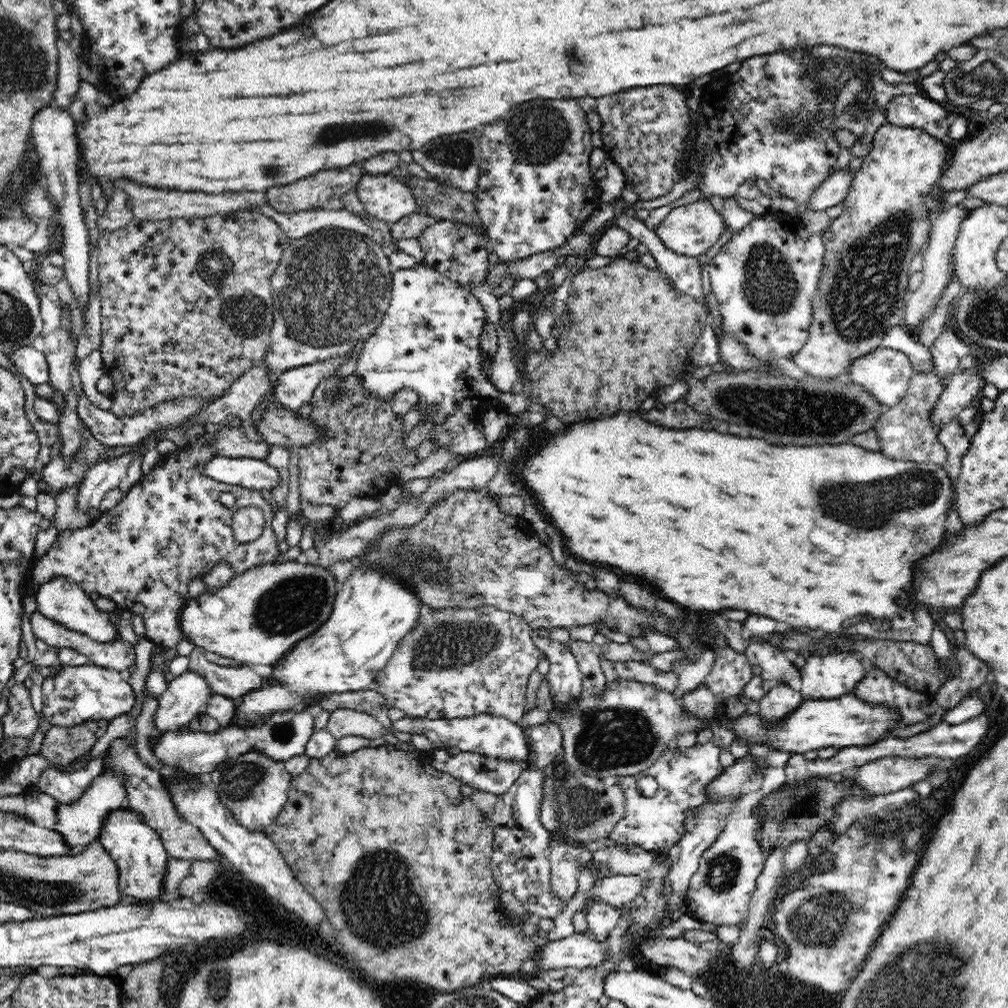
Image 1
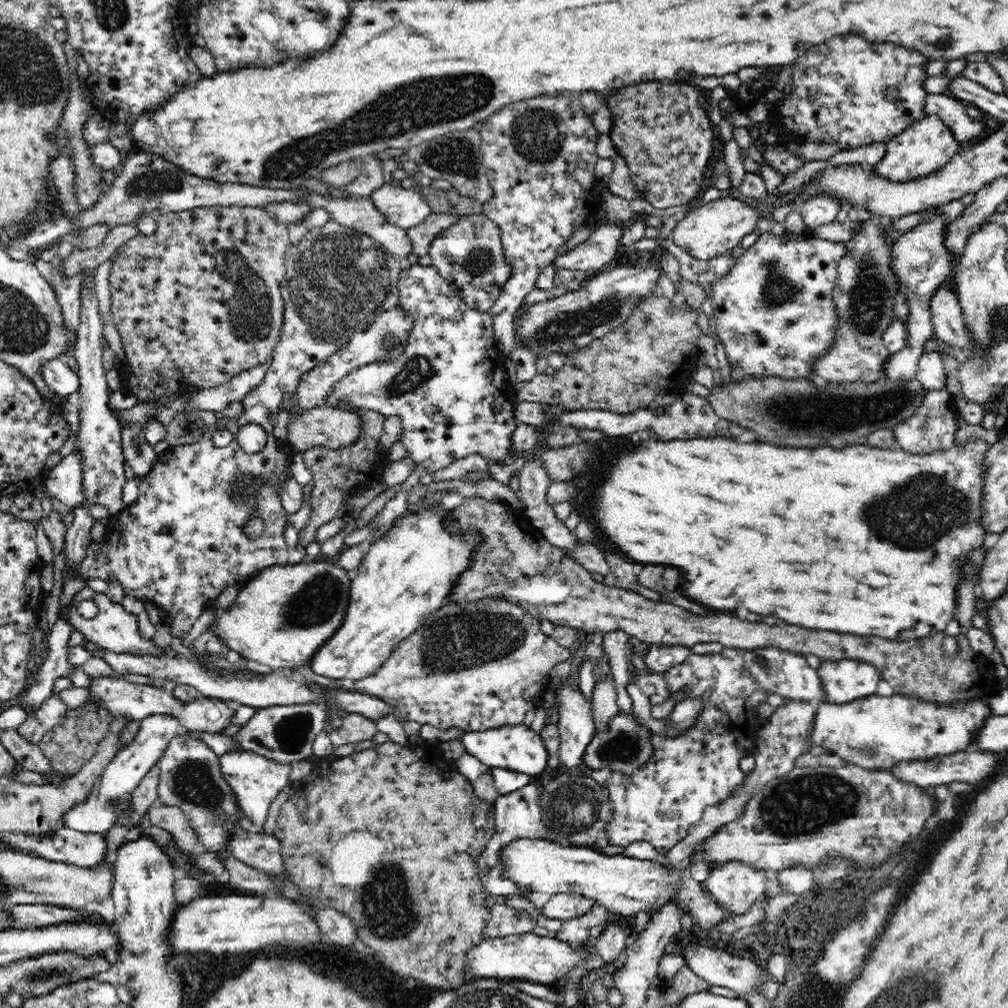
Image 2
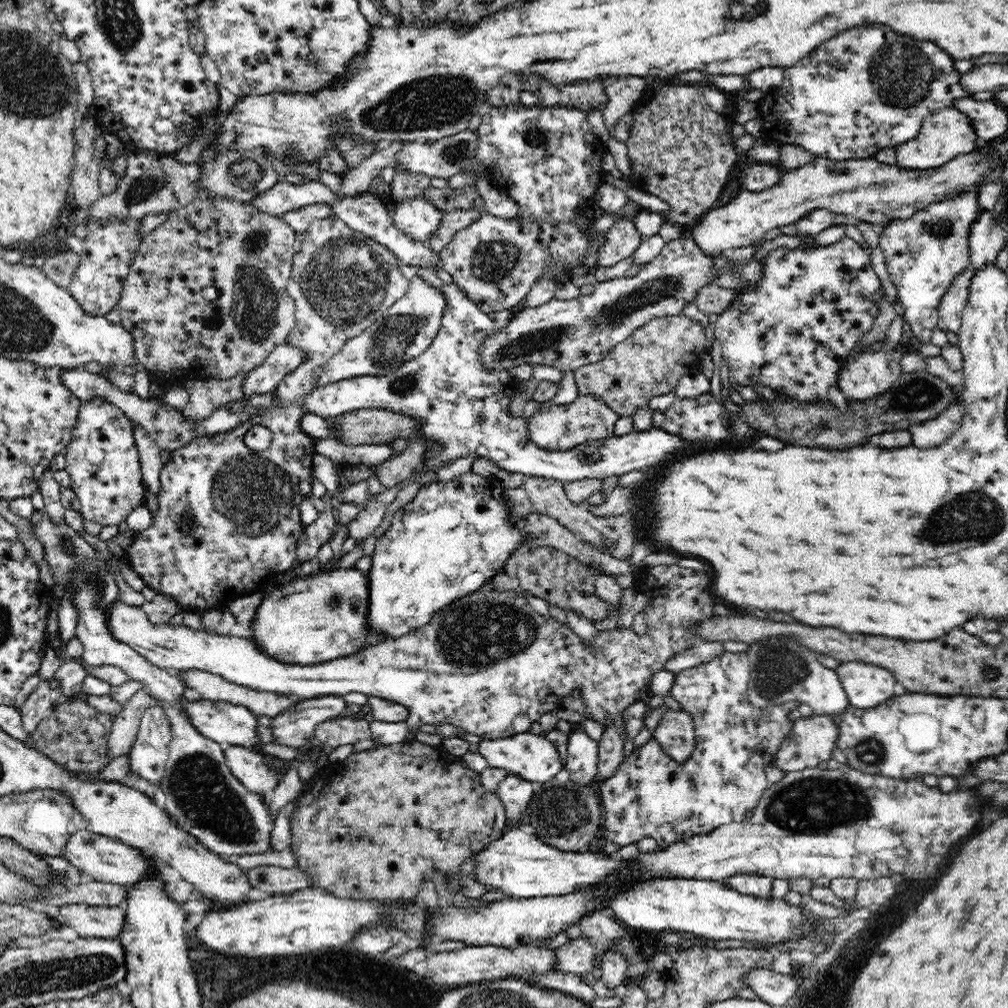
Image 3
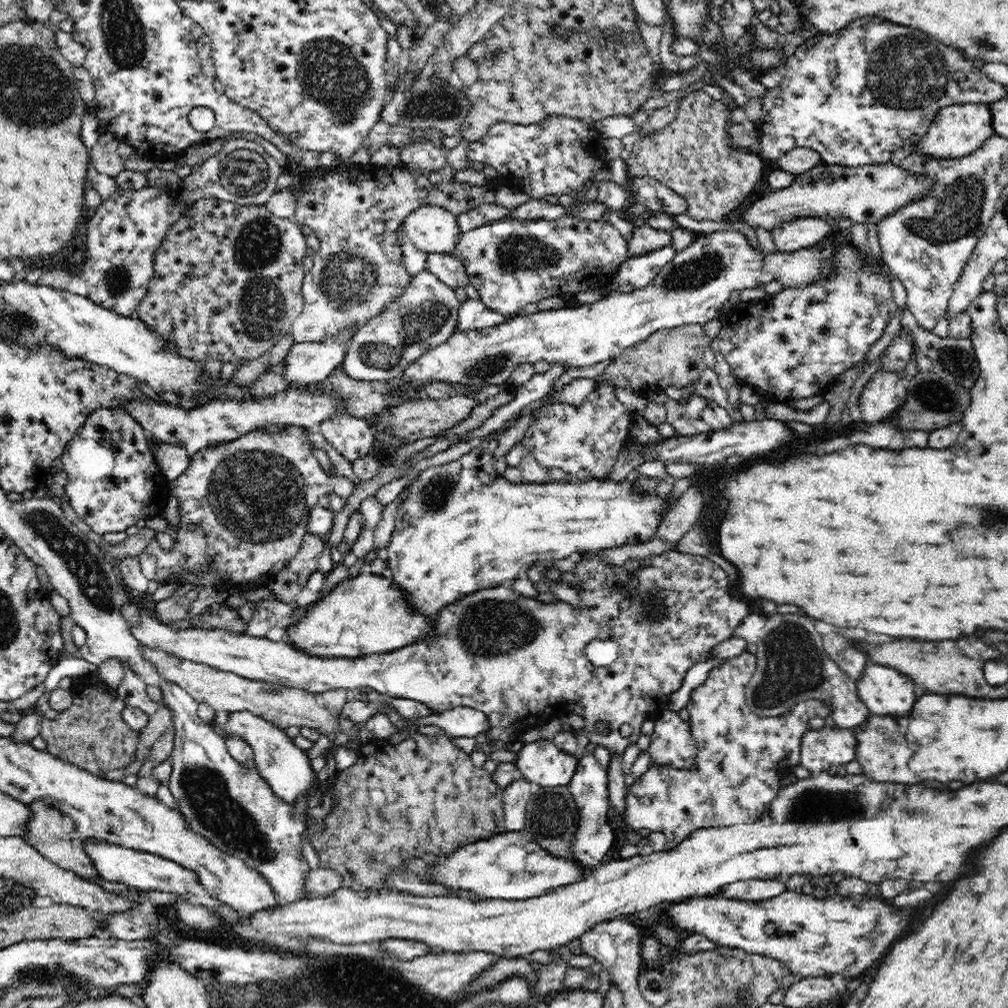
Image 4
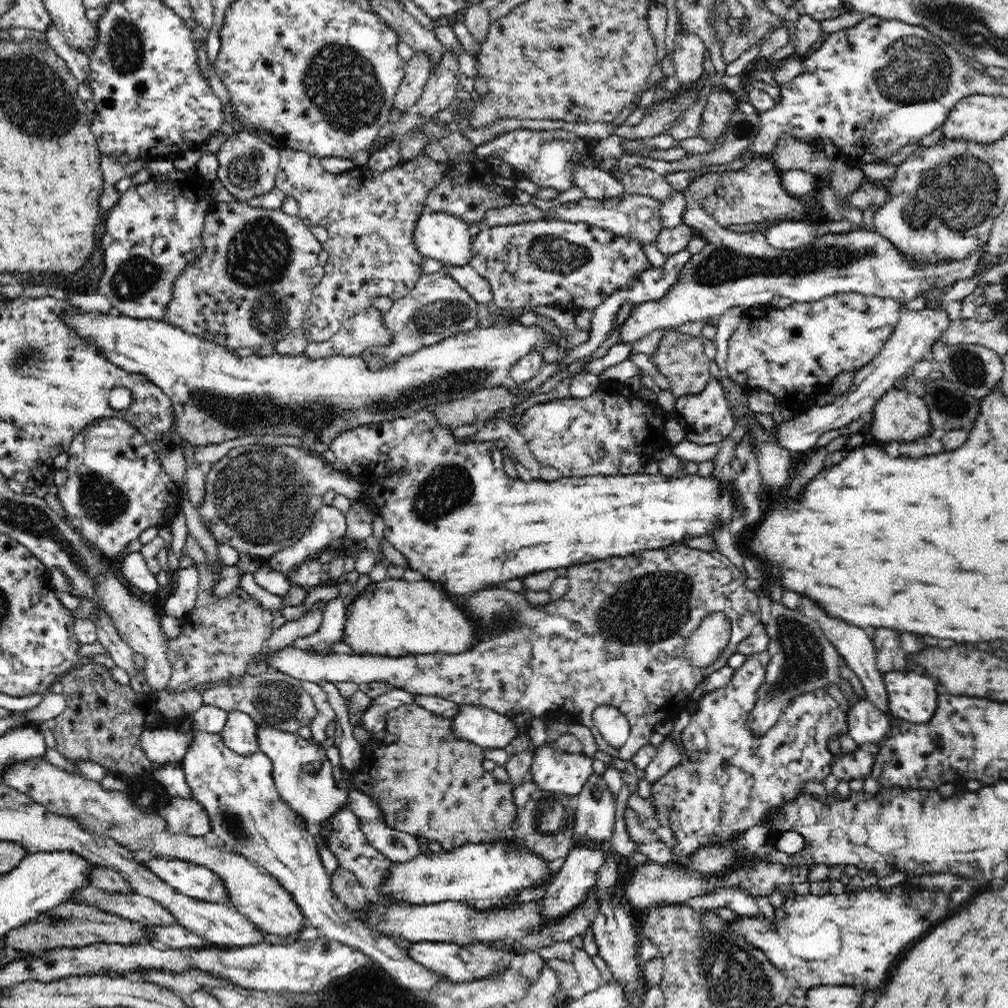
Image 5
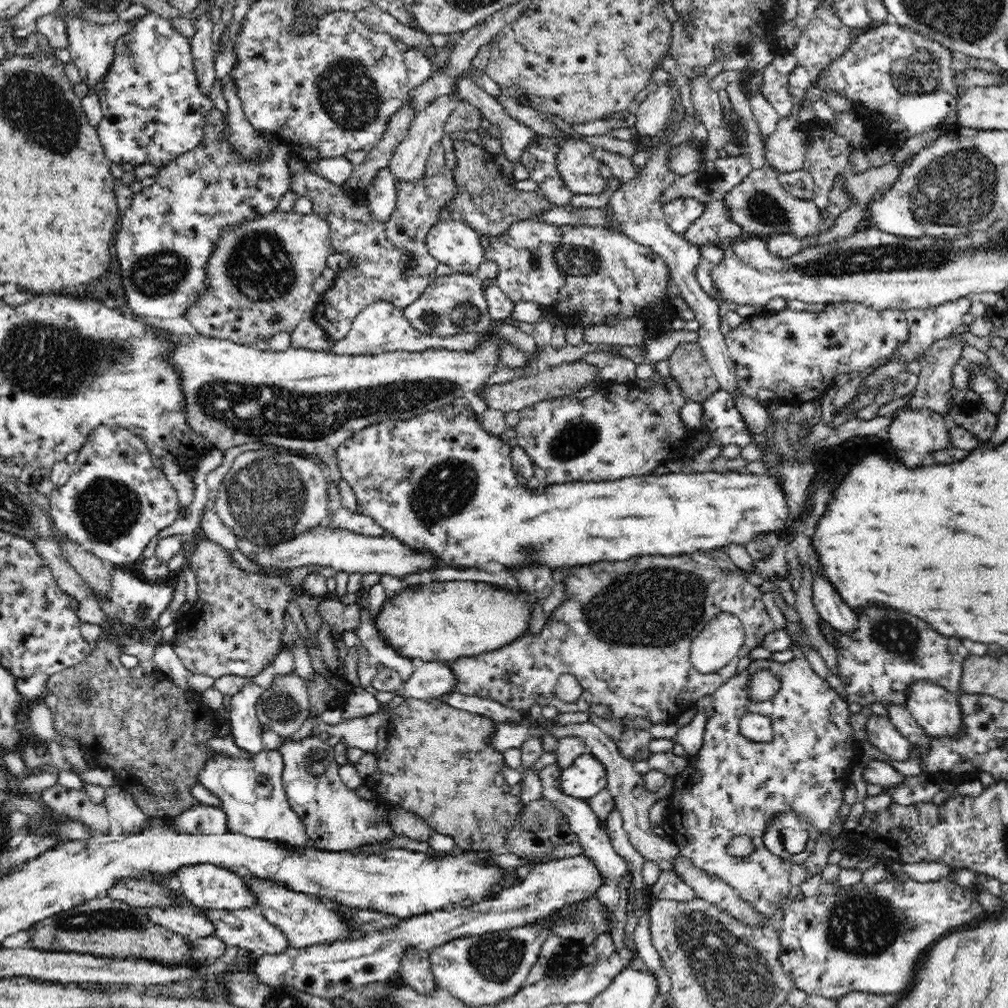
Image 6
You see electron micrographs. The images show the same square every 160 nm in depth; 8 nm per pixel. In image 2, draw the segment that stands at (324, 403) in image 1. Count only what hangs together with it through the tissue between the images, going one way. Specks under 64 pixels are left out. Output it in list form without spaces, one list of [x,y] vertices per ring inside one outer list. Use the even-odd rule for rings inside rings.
[[[344,401],[336,405],[335,408],[360,414],[361,422],[364,422],[365,433],[362,434],[362,438],[358,442],[352,445],[343,446],[339,449],[313,447],[302,455],[303,461],[312,474],[312,481],[307,488],[307,499],[309,499],[312,512],[309,522],[299,533],[299,545],[304,548],[308,543],[315,541],[317,530],[323,524],[342,514],[344,509],[342,496],[351,494],[361,487],[371,487],[372,482],[378,482],[378,479],[382,477],[382,471],[387,465],[384,461],[384,455],[382,455],[382,449],[378,447],[386,416],[373,410],[354,407],[354,405]]]

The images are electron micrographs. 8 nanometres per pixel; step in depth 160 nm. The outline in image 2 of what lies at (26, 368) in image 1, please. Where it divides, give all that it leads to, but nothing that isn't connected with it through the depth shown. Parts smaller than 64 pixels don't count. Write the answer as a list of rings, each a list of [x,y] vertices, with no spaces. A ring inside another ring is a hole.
[[[53,358],[46,361],[41,366],[41,373],[45,380],[44,385],[61,398],[79,390],[79,376],[64,360]]]

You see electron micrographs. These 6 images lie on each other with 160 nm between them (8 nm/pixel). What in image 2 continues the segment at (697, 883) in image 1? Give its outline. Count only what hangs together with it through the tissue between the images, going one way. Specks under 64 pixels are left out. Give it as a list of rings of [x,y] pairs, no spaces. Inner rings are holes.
[[[728,861],[709,871],[708,878],[701,882],[701,886],[721,903],[722,910],[736,916],[748,912],[764,894],[769,876],[769,873],[740,861]]]

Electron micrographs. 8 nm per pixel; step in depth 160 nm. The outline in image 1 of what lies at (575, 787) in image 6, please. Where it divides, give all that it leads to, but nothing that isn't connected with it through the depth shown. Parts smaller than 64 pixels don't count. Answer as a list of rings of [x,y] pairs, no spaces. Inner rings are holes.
[[[480,714],[472,718],[454,718],[453,721],[446,718],[429,720],[428,718],[411,718],[404,716],[402,720],[392,723],[392,731],[408,732],[410,734],[423,734],[427,736],[436,749],[446,751],[449,748],[458,748],[462,752],[474,752],[476,754],[490,755],[498,759],[508,759],[516,763],[526,765],[530,756],[529,739],[519,723],[507,720],[504,717]]]

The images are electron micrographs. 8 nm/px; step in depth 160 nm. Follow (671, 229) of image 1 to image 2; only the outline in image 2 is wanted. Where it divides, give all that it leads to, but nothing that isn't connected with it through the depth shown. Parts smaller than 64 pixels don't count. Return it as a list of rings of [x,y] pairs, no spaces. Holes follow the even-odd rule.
[[[726,195],[726,200],[714,200],[690,209],[674,226],[674,230],[670,232],[670,239],[690,256],[710,260],[738,246],[744,236],[752,234],[752,230],[756,228],[756,220],[760,216],[760,212],[754,212],[744,202]]]

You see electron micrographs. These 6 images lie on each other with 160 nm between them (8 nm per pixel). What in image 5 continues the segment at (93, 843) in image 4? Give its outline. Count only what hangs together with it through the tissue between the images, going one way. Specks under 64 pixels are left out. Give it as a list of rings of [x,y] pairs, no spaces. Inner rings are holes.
[[[164,857],[152,858],[143,865],[180,894],[202,902],[228,900],[225,883],[209,867]]]

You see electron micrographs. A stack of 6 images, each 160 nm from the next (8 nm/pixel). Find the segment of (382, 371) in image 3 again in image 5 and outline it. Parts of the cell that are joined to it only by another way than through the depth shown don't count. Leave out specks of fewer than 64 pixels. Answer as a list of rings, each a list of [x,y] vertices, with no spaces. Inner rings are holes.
[[[443,270],[422,275],[406,298],[394,301],[394,305],[383,314],[384,326],[391,334],[391,343],[368,346],[361,354],[370,367],[394,362],[402,355],[412,354],[425,346],[450,338],[456,333],[472,330],[478,324],[478,303],[464,291],[454,278]]]

